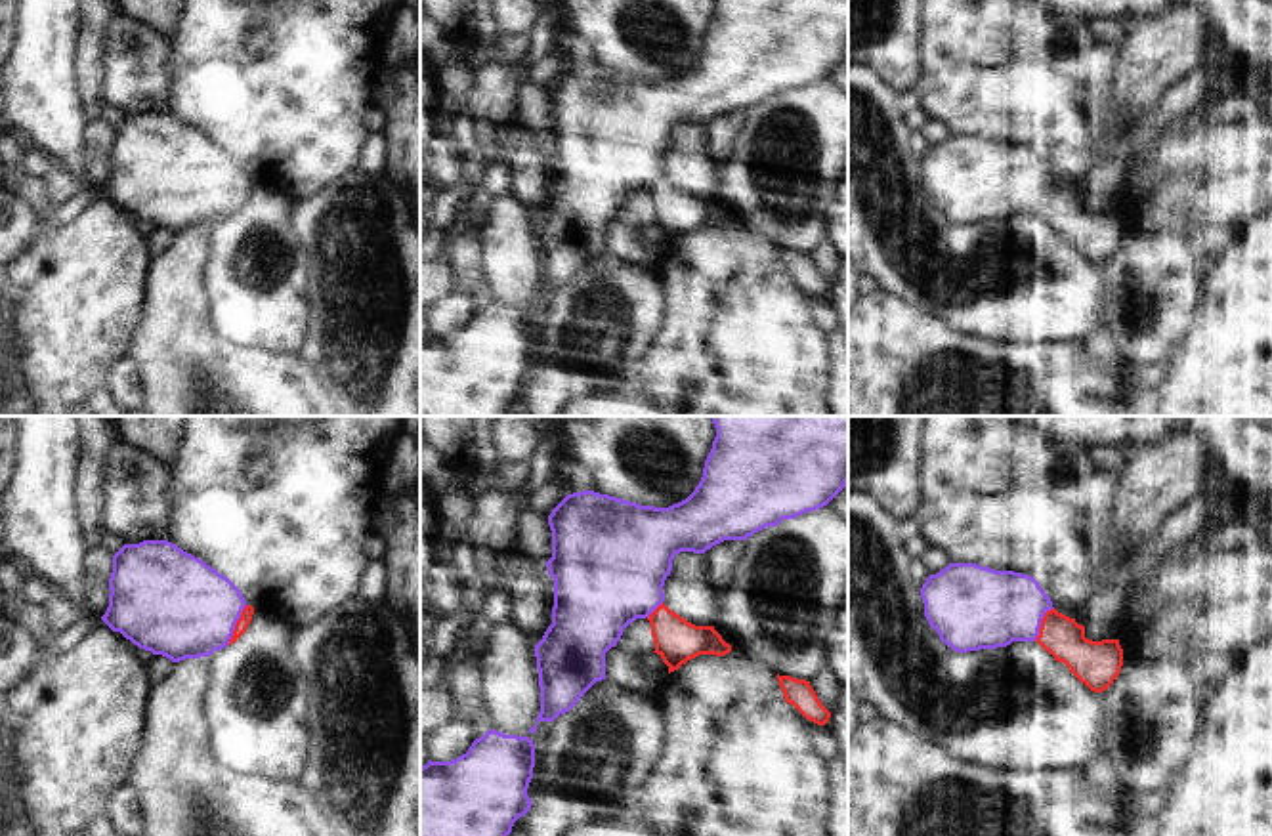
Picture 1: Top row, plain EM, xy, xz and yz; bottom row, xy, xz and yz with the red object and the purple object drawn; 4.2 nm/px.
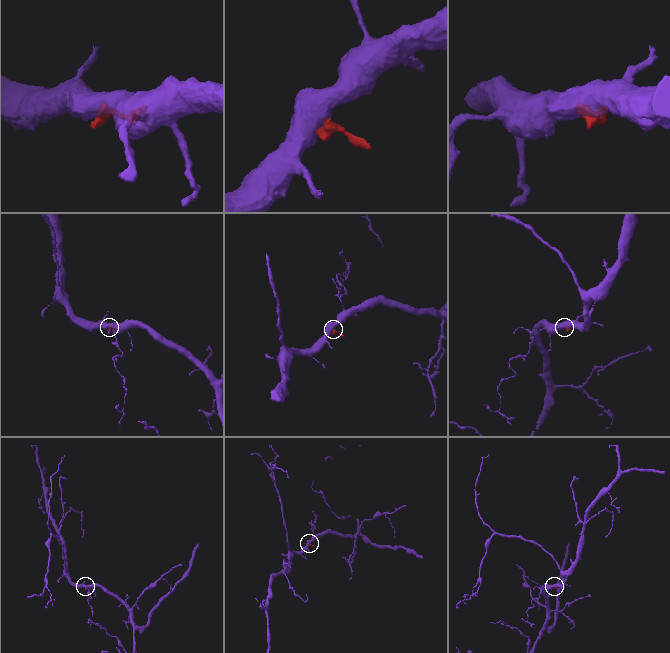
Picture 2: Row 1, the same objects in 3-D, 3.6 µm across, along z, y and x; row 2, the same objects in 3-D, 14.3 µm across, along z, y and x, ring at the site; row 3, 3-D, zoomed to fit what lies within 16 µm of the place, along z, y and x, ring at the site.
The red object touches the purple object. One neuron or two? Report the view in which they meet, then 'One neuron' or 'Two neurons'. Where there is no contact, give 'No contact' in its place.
Touches red in xy. One neuron

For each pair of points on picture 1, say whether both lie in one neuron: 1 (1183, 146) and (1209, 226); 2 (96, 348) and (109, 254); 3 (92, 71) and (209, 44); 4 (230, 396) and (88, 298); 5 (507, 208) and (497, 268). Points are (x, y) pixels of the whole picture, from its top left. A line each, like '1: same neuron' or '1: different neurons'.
1: same neuron
2: same neuron
3: different neurons
4: different neurons
5: same neuron

